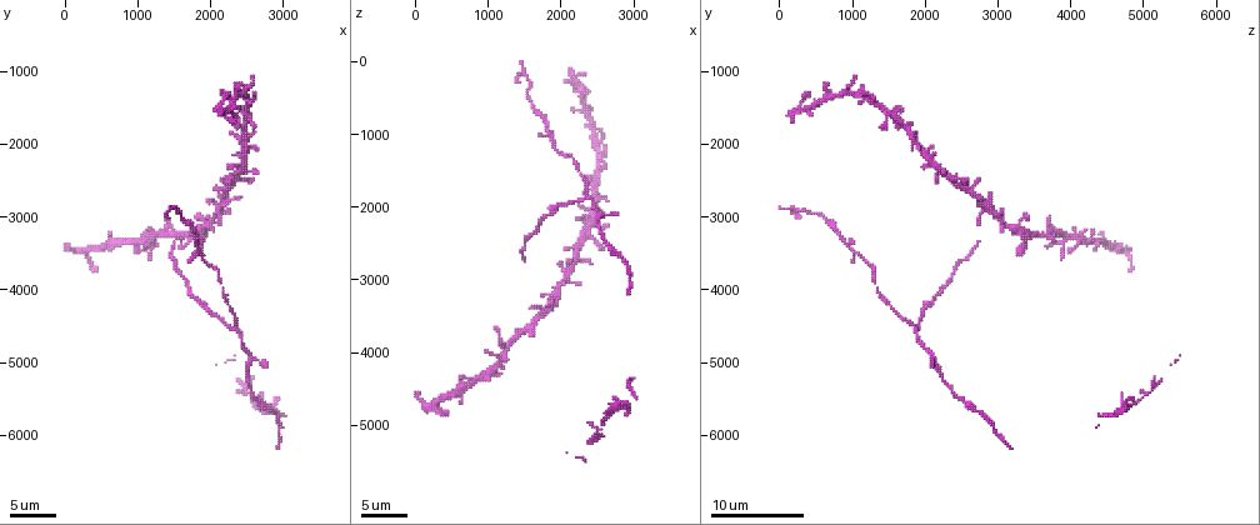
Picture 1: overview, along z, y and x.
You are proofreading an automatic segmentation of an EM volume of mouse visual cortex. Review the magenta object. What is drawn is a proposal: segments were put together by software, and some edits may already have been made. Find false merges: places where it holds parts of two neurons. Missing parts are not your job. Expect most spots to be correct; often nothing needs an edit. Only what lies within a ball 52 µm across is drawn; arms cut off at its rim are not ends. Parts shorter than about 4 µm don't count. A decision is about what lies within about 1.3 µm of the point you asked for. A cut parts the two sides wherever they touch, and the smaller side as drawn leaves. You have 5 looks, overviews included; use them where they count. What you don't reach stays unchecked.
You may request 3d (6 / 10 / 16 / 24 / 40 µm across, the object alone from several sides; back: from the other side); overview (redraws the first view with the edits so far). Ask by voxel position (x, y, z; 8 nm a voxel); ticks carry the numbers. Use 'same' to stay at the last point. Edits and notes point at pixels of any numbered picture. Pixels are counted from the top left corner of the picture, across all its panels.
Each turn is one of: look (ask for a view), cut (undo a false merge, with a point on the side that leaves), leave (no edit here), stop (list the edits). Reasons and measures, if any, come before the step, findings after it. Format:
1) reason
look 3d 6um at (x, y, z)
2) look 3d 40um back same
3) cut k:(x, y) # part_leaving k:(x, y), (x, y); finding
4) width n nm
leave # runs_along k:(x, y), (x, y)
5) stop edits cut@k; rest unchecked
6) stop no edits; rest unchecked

three-way junction
look 3d 6um at (1900, 3550, 1100)

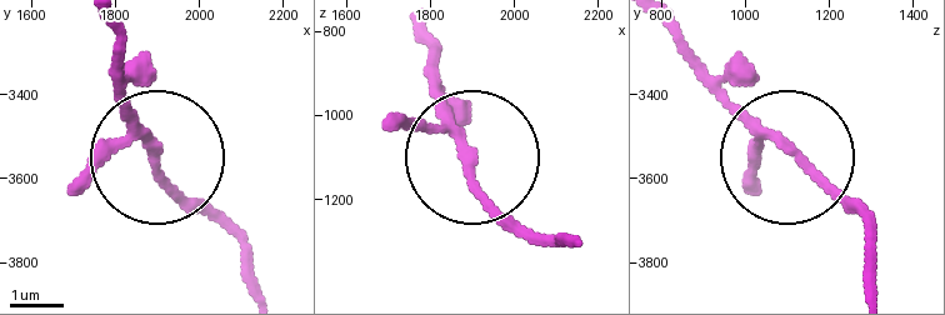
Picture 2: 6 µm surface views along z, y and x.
look 3d 6um back at (1885, 3520, 1090)

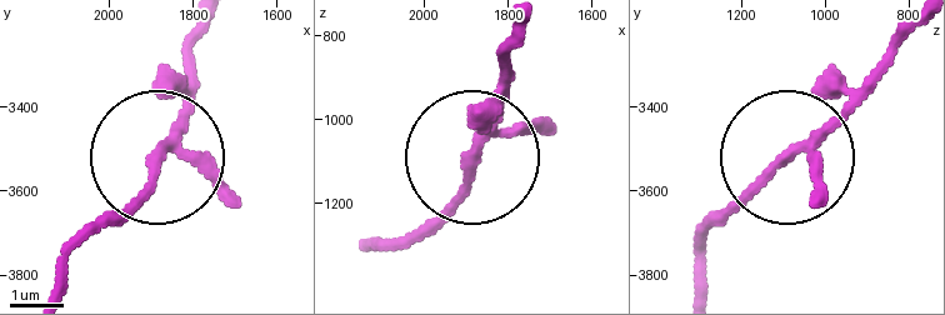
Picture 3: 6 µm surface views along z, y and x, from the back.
leave # runs_along 3:(368, 250), (416, 236), (461, 183), (506, 40); one neuron here

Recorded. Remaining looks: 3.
look 3d 6um at (1850, 4150, 2050)

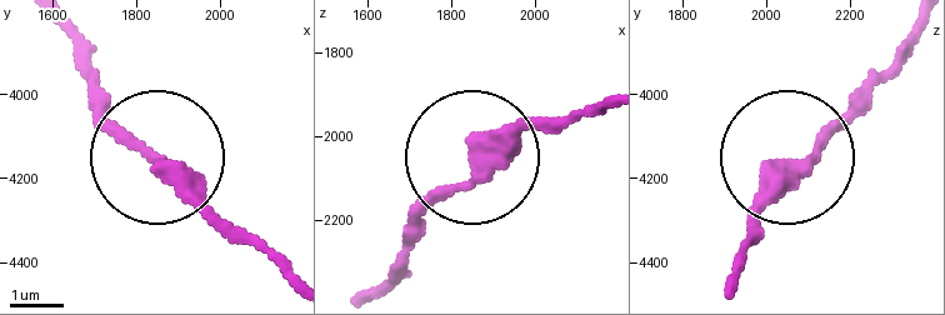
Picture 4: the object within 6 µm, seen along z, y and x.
other side
look 3d 6um back at (1885, 4180, 2085)

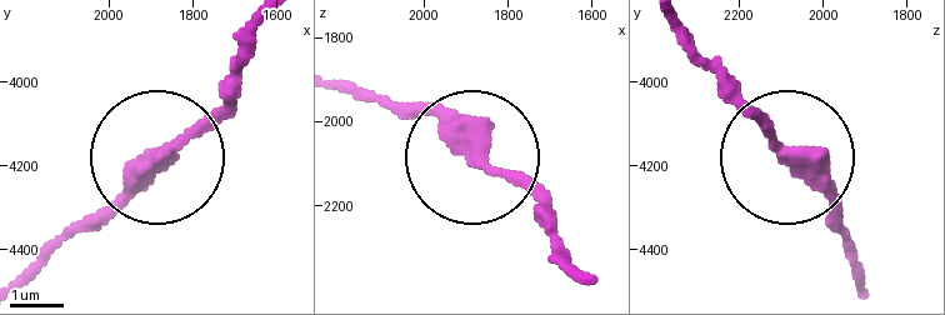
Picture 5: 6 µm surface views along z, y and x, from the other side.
leave # runs_along 5:(789, 153), (851, 243); all the same neuron

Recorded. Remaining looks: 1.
thin arm on a thick one
look 3d 10um at (1250, 3300, 3950)

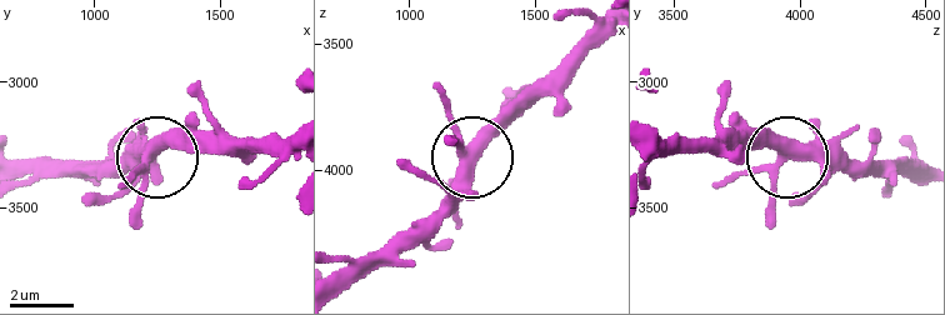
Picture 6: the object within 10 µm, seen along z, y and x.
leave # all the same neuron

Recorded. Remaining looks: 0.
stop no edits; rest unchecked

